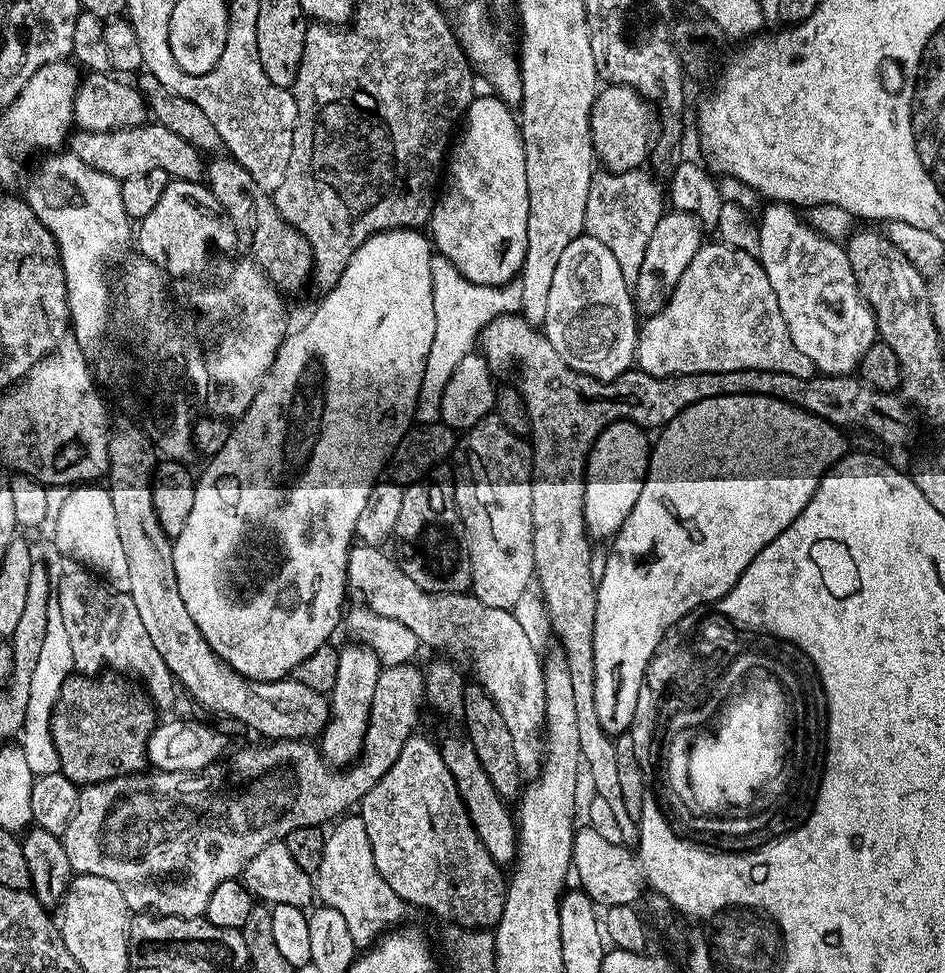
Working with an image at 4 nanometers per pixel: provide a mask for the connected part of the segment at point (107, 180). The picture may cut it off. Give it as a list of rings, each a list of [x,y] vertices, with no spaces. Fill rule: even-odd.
[[[70,150],[41,160],[44,160],[40,164],[41,172],[29,178],[22,196],[30,210],[34,210],[38,222],[56,240],[68,295],[70,332],[78,346],[88,350],[107,333],[110,280],[108,284],[106,268],[130,244],[134,224],[122,204],[121,181],[86,166]]]

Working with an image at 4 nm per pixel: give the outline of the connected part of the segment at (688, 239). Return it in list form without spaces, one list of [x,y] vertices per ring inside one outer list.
[[[675,210],[664,212],[650,242],[646,243],[646,254],[643,255],[642,268],[634,285],[634,303],[641,317],[652,318],[665,311],[682,274],[686,274],[686,266],[694,262],[694,254],[698,254],[701,244],[705,243],[704,235],[705,229],[694,214]]]

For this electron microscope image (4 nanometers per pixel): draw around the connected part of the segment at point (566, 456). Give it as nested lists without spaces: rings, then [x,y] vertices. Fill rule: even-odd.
[[[523,314],[515,316],[499,316],[494,318],[494,322],[490,322],[480,331],[480,339],[478,341],[479,351],[482,353],[485,362],[488,363],[488,369],[493,377],[505,376],[507,383],[518,390],[518,394],[522,394],[522,400],[526,402],[526,410],[530,418],[530,426],[532,427],[532,434],[530,437],[530,447],[532,449],[532,497],[534,498],[534,566],[536,567],[536,574],[534,577],[535,583],[540,583],[538,595],[544,602],[544,610],[548,613],[548,620],[552,624],[552,630],[555,639],[560,639],[558,644],[559,651],[563,652],[568,669],[570,670],[570,682],[574,685],[574,710],[578,710],[578,746],[580,747],[581,761],[586,765],[586,776],[592,779],[592,784],[595,795],[606,798],[606,803],[614,810],[614,815],[618,817],[618,826],[622,826],[625,830],[633,827],[634,818],[630,814],[626,814],[626,805],[622,799],[622,786],[618,779],[618,754],[616,753],[616,742],[610,733],[602,726],[602,722],[598,722],[598,710],[594,706],[594,610],[596,609],[596,585],[598,583],[597,577],[592,576],[592,548],[590,537],[588,534],[588,527],[584,521],[584,481],[588,471],[588,455],[592,452],[592,448],[596,444],[596,439],[604,433],[605,428],[609,428],[612,424],[621,422],[631,422],[640,425],[645,430],[663,429],[664,425],[668,424],[674,418],[678,418],[678,414],[682,414],[682,410],[686,410],[690,406],[694,406],[694,402],[706,402],[706,398],[722,398],[723,396],[769,396],[775,400],[781,400],[787,404],[792,404],[795,408],[800,408],[803,412],[814,414],[818,418],[822,418],[826,422],[836,425],[841,430],[848,428],[861,428],[864,432],[869,432],[872,436],[877,436],[884,444],[908,444],[912,440],[912,435],[916,432],[916,420],[918,424],[918,416],[910,407],[907,400],[903,396],[893,392],[883,392],[880,389],[874,389],[860,378],[859,375],[849,374],[846,376],[826,376],[817,374],[810,378],[794,378],[794,374],[781,374],[778,370],[718,370],[717,372],[699,372],[698,374],[682,374],[681,376],[651,376],[639,370],[629,370],[621,374],[616,380],[595,380],[593,376],[587,376],[581,372],[576,372],[572,369],[564,359],[558,354],[558,350],[554,350],[554,346],[550,346],[550,342],[544,337],[543,331],[537,325],[531,324]]]

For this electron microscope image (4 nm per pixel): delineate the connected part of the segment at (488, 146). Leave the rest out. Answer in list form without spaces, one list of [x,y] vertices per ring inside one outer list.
[[[493,94],[477,95],[468,105],[468,111],[462,117],[464,133],[462,128],[458,139],[451,145],[446,160],[446,187],[439,193],[430,221],[435,251],[446,257],[463,276],[470,278],[470,282],[495,288],[503,288],[519,277],[526,258],[530,218],[524,137],[520,135],[517,113],[512,113],[503,103],[507,104],[499,95]]]

